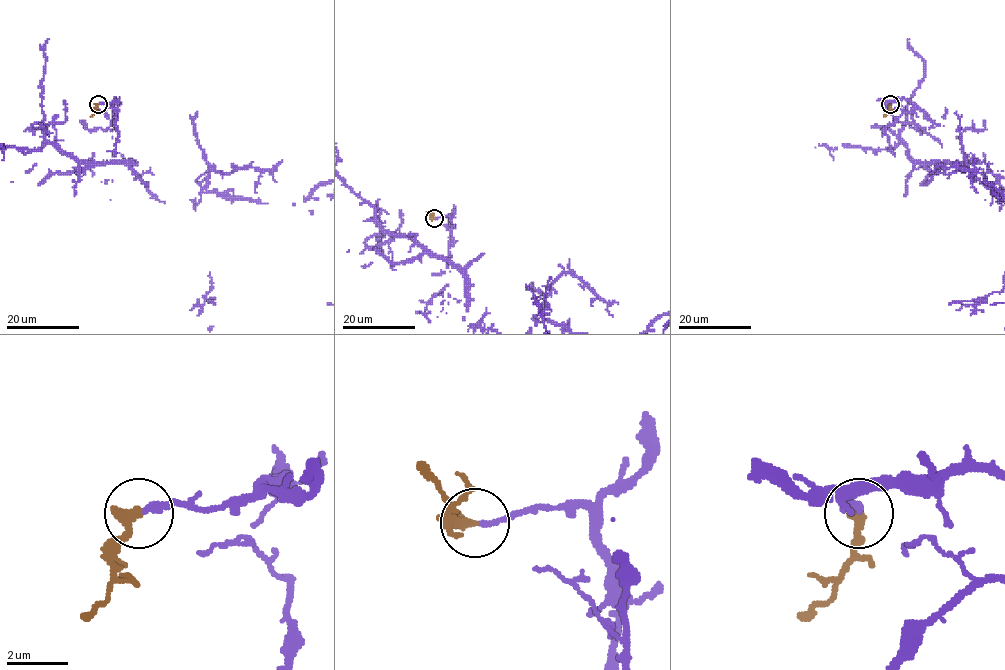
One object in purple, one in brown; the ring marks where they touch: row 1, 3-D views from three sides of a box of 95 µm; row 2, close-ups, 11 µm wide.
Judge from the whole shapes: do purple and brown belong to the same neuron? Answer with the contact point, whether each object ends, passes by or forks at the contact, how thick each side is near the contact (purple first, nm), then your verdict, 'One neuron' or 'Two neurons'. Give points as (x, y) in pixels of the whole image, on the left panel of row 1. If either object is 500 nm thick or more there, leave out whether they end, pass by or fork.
Place: (98, 104). At the ring purple ends. At the ring brown ends. Thickness 190 nm (purple) against 400 nm. One neuron

